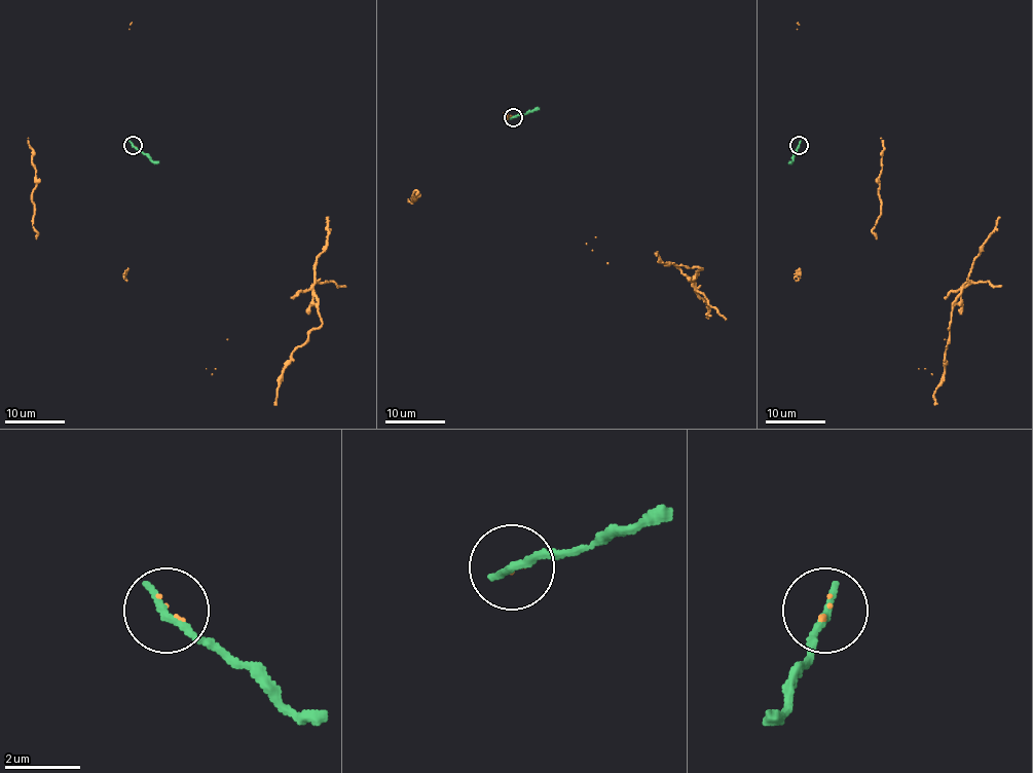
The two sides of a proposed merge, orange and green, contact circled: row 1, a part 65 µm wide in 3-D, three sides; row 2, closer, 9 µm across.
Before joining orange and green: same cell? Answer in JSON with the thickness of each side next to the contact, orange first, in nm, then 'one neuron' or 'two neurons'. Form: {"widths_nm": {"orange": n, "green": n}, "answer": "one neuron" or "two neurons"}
{"widths_nm": {"orange": 60, "green": 240}, "answer": "two neurons"}

